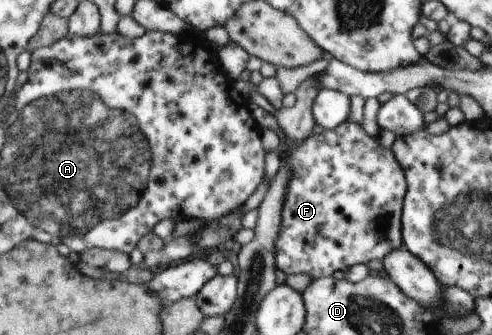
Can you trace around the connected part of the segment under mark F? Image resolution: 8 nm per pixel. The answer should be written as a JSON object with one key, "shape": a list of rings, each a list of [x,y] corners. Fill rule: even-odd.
{"shape":[[[252,103],[252,112],[256,116],[256,120],[260,121],[260,124],[264,125],[265,130],[275,130],[282,140],[282,148],[279,150],[281,154],[282,164],[286,163],[293,170],[293,177],[290,180],[287,197],[283,208],[283,226],[280,231],[280,238],[277,242],[277,264],[279,270],[285,274],[307,274],[313,280],[322,277],[331,277],[336,272],[347,271],[348,268],[352,268],[354,264],[368,264],[370,260],[381,260],[387,258],[390,252],[395,251],[397,248],[403,246],[402,235],[401,235],[401,210],[403,207],[403,196],[405,195],[406,184],[405,178],[402,172],[402,168],[394,157],[394,153],[389,148],[384,148],[380,145],[378,139],[370,137],[370,134],[362,128],[361,123],[348,120],[343,122],[334,130],[324,130],[321,134],[315,134],[309,136],[301,145],[297,145],[292,149],[289,148],[289,141],[284,134],[283,129],[279,125],[278,119],[274,114],[268,114],[264,108],[256,106]]]}

